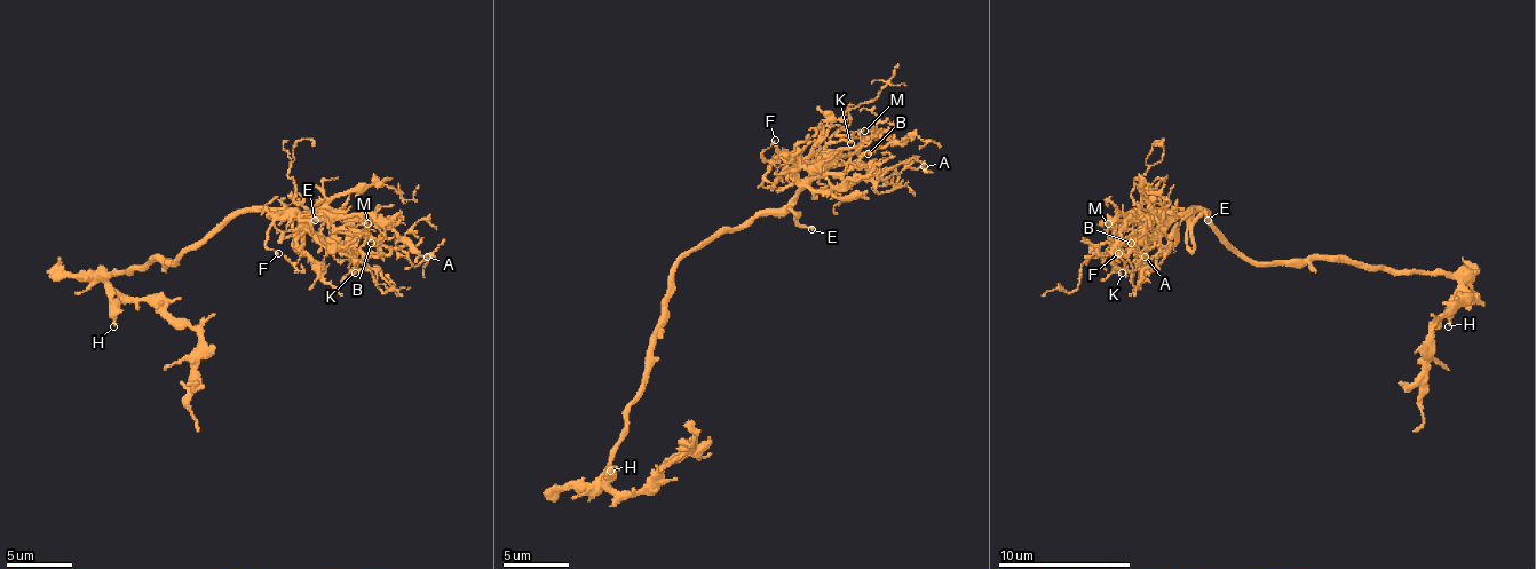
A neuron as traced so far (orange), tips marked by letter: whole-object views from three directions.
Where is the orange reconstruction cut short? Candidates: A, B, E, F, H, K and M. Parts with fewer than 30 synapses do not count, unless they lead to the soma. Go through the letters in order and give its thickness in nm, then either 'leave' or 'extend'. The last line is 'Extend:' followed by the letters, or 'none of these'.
A: 140 nm | leave
B: 130 nm | leave
E: 160 nm | extend
F: 100 nm | leave
H: 260 nm | leave
K: 120 nm | leave
M: 90 nm | leave
Extend: E

